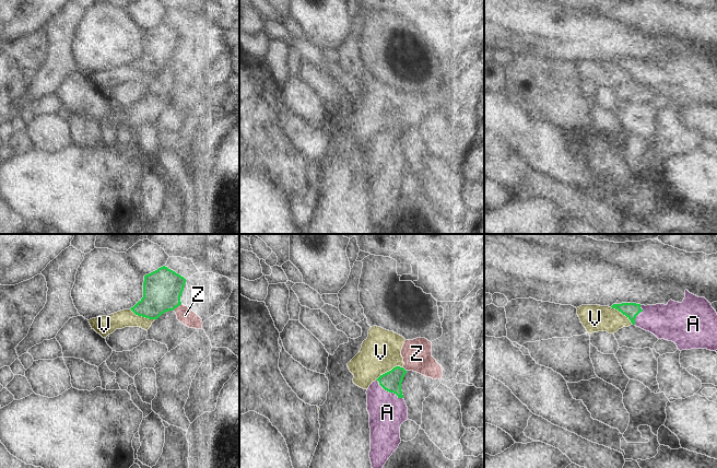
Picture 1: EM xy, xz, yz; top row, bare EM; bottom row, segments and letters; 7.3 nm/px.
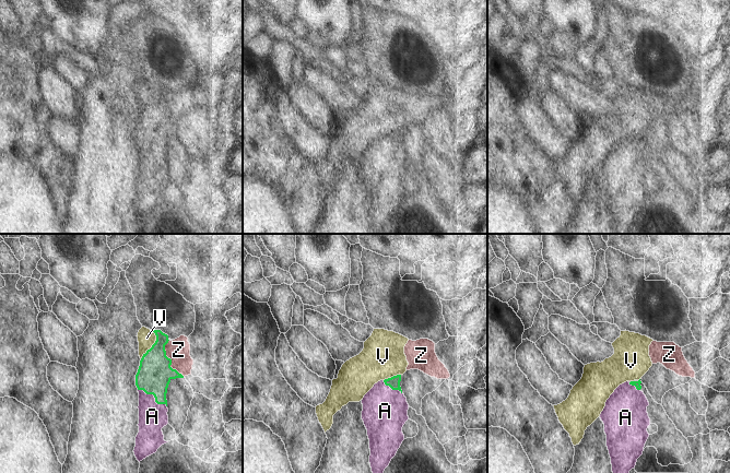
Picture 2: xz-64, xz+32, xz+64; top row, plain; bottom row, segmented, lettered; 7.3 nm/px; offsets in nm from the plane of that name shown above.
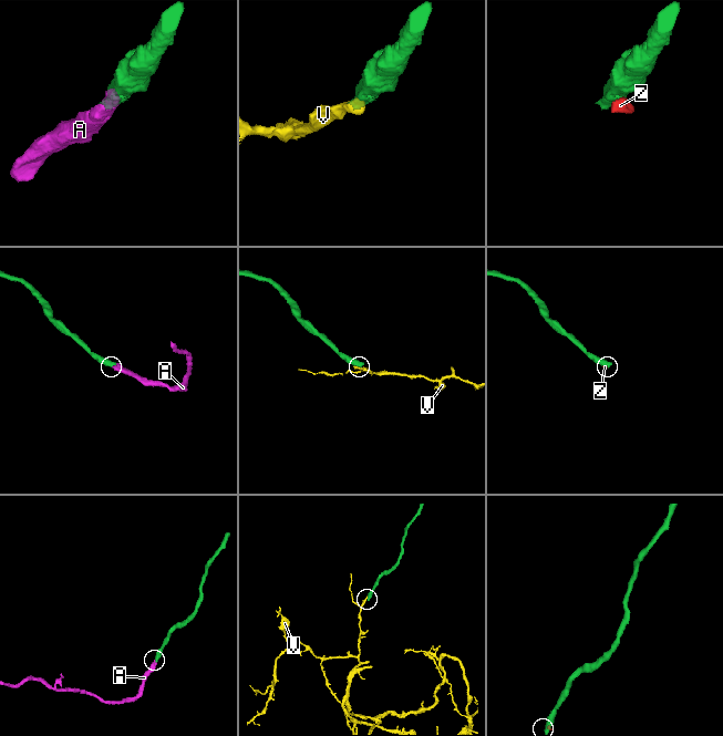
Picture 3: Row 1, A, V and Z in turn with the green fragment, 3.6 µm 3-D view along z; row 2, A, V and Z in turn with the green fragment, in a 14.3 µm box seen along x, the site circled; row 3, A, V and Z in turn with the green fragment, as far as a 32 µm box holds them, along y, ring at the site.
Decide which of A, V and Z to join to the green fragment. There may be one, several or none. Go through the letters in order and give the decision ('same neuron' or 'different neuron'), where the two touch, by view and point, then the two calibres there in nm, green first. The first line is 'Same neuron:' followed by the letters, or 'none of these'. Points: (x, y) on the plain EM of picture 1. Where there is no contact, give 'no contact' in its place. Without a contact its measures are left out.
Same neuron: A
A: same neuron; contact xz (389, 147); calibres 150 and 280 nm
V: different neuron; contact xz (389, 126); calibres 150 and 300 nm
Z: different neuron; contact xy (176, 61); calibres 280 and 120 nm

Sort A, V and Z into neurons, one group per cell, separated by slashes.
A / V Z

